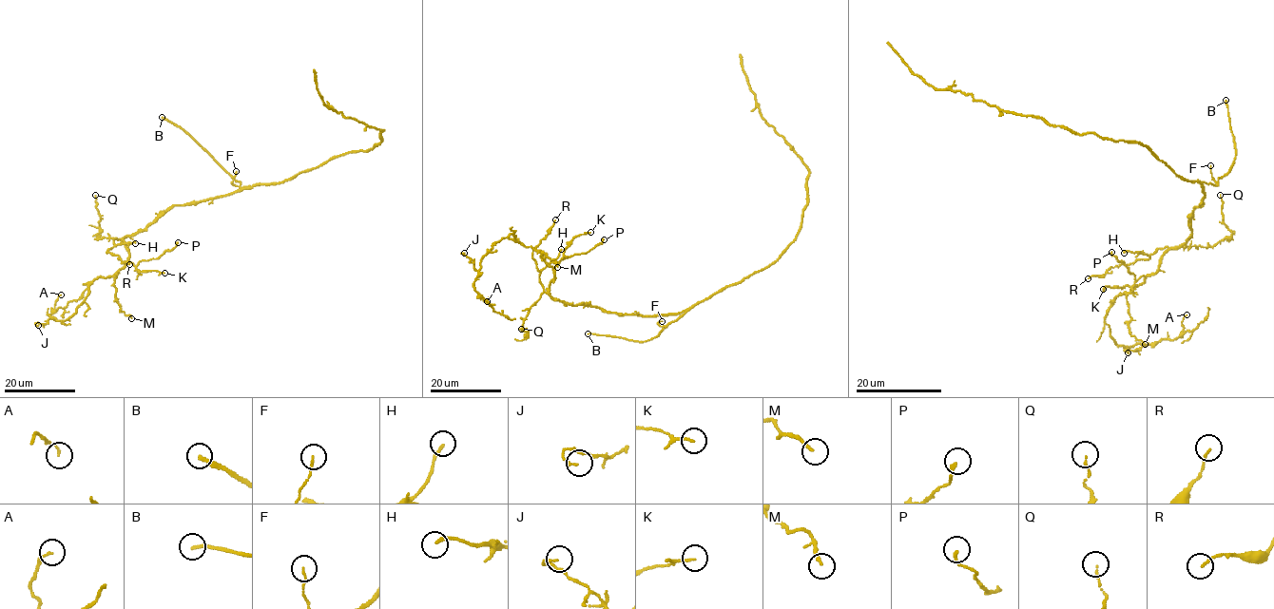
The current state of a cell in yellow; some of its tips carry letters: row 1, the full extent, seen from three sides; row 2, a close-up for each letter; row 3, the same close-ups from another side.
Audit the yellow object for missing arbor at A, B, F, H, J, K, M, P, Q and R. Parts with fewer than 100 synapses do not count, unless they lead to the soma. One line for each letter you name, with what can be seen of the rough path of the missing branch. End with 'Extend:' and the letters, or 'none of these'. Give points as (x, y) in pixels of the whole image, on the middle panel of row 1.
B: (588, 333), (501, 348), (487, 348), (481, 343)
Extend: B

